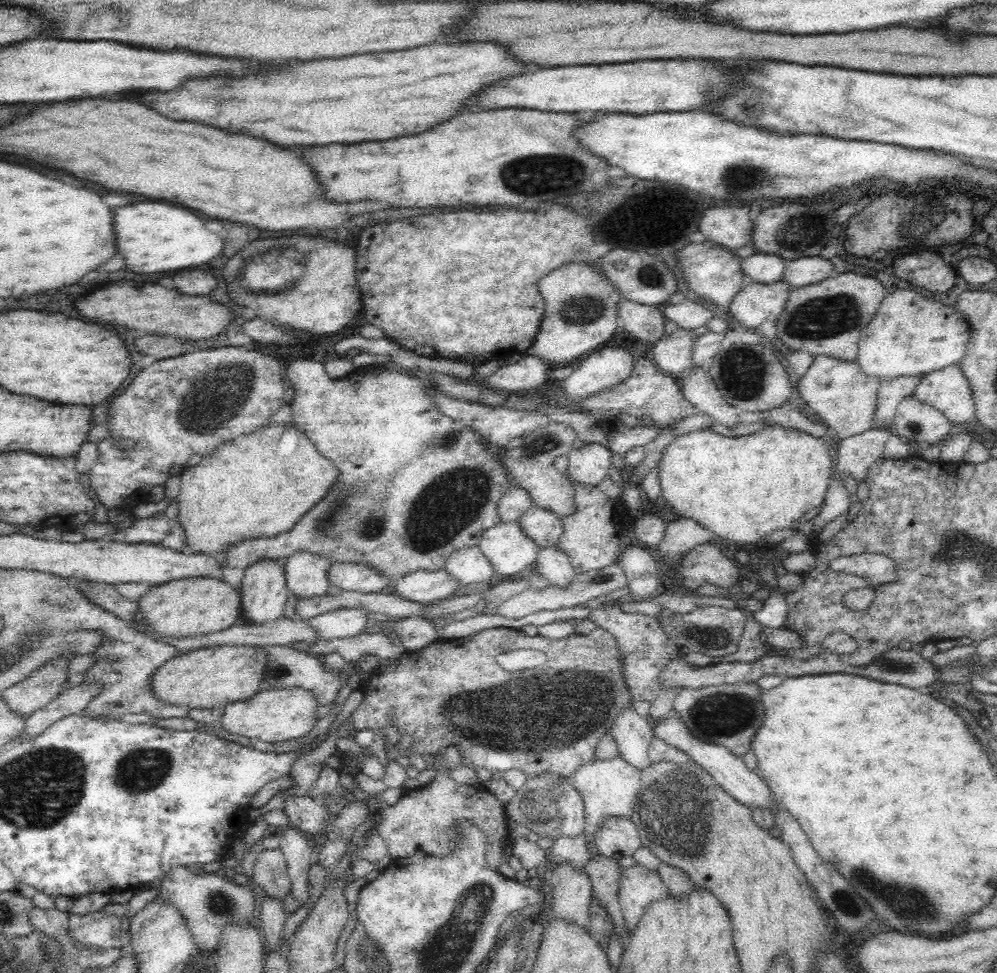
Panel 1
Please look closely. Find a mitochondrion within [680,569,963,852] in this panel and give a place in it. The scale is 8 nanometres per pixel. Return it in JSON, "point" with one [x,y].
{"point":[722,713]}

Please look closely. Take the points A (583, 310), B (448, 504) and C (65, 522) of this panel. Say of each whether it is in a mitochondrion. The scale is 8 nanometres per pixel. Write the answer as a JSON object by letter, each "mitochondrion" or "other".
{"A":"mitochondrion","B":"mitochondrion","C":"other"}

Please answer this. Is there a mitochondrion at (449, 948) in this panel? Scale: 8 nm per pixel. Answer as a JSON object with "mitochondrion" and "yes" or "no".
{"mitochondrion":"yes"}

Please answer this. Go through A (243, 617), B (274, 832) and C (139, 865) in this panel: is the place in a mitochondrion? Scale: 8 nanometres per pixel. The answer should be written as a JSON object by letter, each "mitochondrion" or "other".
{"A":"other","B":"other","C":"other"}

